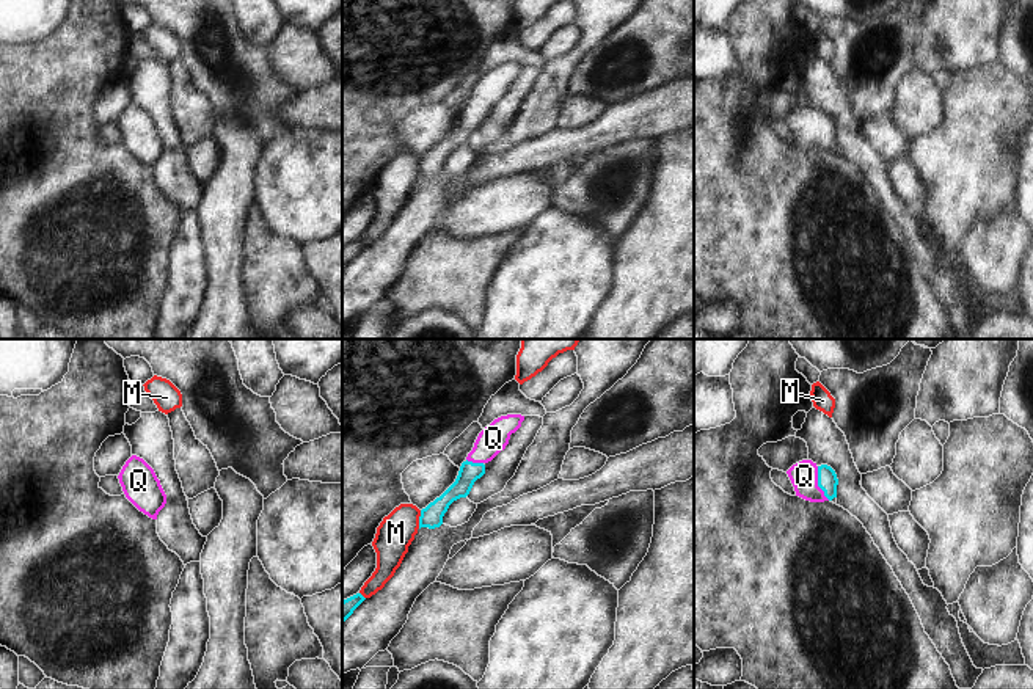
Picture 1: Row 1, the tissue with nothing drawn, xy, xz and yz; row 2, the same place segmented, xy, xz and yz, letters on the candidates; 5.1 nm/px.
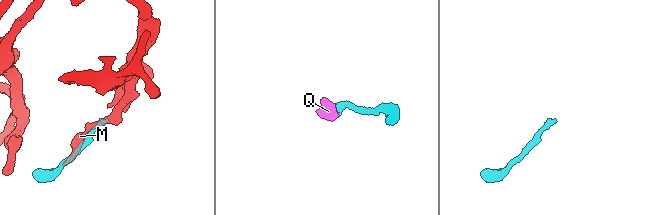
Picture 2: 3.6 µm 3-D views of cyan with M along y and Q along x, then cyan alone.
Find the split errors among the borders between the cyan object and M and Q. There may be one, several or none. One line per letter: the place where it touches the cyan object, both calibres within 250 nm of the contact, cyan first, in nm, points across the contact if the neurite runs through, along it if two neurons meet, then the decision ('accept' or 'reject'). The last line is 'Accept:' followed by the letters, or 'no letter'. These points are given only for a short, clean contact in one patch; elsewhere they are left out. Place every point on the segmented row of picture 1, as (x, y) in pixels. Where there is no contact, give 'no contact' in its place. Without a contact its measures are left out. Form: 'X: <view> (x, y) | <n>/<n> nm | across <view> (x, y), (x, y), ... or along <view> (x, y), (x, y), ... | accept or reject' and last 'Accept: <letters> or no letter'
M: xz (419, 520) | 110/190 nm | reject
Q: yz (818, 484) | 100/140 nm | across yz (828, 481), (818, 484), (810, 482), (804, 476) | accept
Accept: Q

